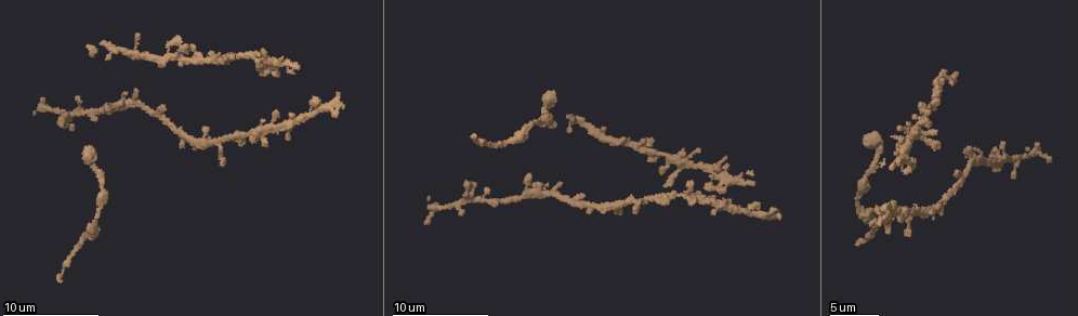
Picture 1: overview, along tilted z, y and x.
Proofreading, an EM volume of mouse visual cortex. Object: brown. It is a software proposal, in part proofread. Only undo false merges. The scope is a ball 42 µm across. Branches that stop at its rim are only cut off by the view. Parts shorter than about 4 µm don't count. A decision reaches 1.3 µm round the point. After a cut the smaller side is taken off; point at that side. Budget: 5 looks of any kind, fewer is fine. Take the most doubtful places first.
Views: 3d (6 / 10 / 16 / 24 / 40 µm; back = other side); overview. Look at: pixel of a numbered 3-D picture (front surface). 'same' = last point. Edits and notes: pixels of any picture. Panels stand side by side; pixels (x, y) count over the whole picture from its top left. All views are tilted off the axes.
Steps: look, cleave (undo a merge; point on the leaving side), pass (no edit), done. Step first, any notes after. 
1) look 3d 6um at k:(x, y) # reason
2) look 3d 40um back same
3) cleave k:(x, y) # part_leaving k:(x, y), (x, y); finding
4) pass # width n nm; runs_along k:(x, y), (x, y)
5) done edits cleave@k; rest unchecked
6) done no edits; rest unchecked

look 3d 16um at 1:(529, 193) # three arms meet

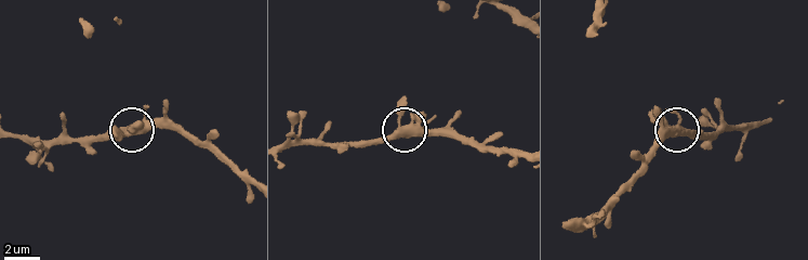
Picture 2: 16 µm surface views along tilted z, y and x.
pass # width 360 nm; runs_along 2:(520, 151), (414, 127), (368, 146); continuous, no second neuron

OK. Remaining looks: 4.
look 3d 10um at 1:(680, 196) # a narrow waist

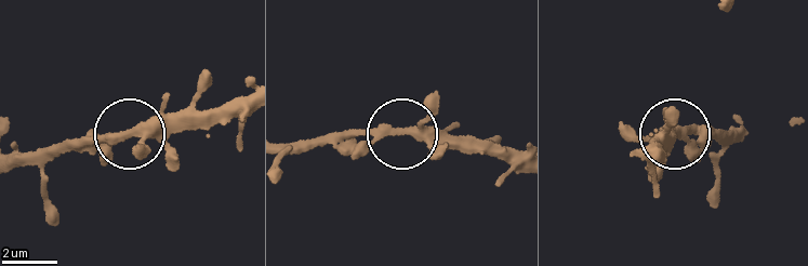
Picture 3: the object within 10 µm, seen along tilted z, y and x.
pass # width 270 nm; runs_along 3:(55, 154), (195, 130); continuous, no second neuron

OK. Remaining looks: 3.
look 3d 16um at 1:(861, 211) # thick turns thin

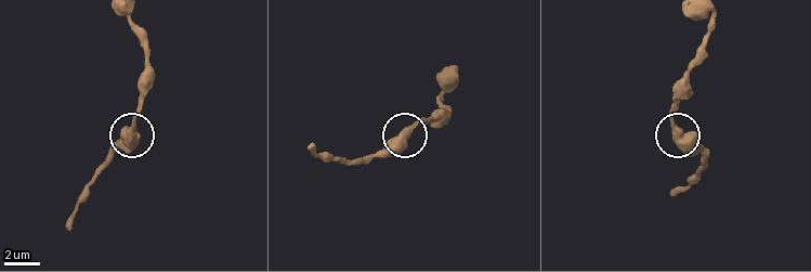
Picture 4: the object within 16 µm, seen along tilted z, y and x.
pass # width 410 nm; continuous, no second neuron

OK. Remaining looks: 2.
done no edits; rest unchecked

